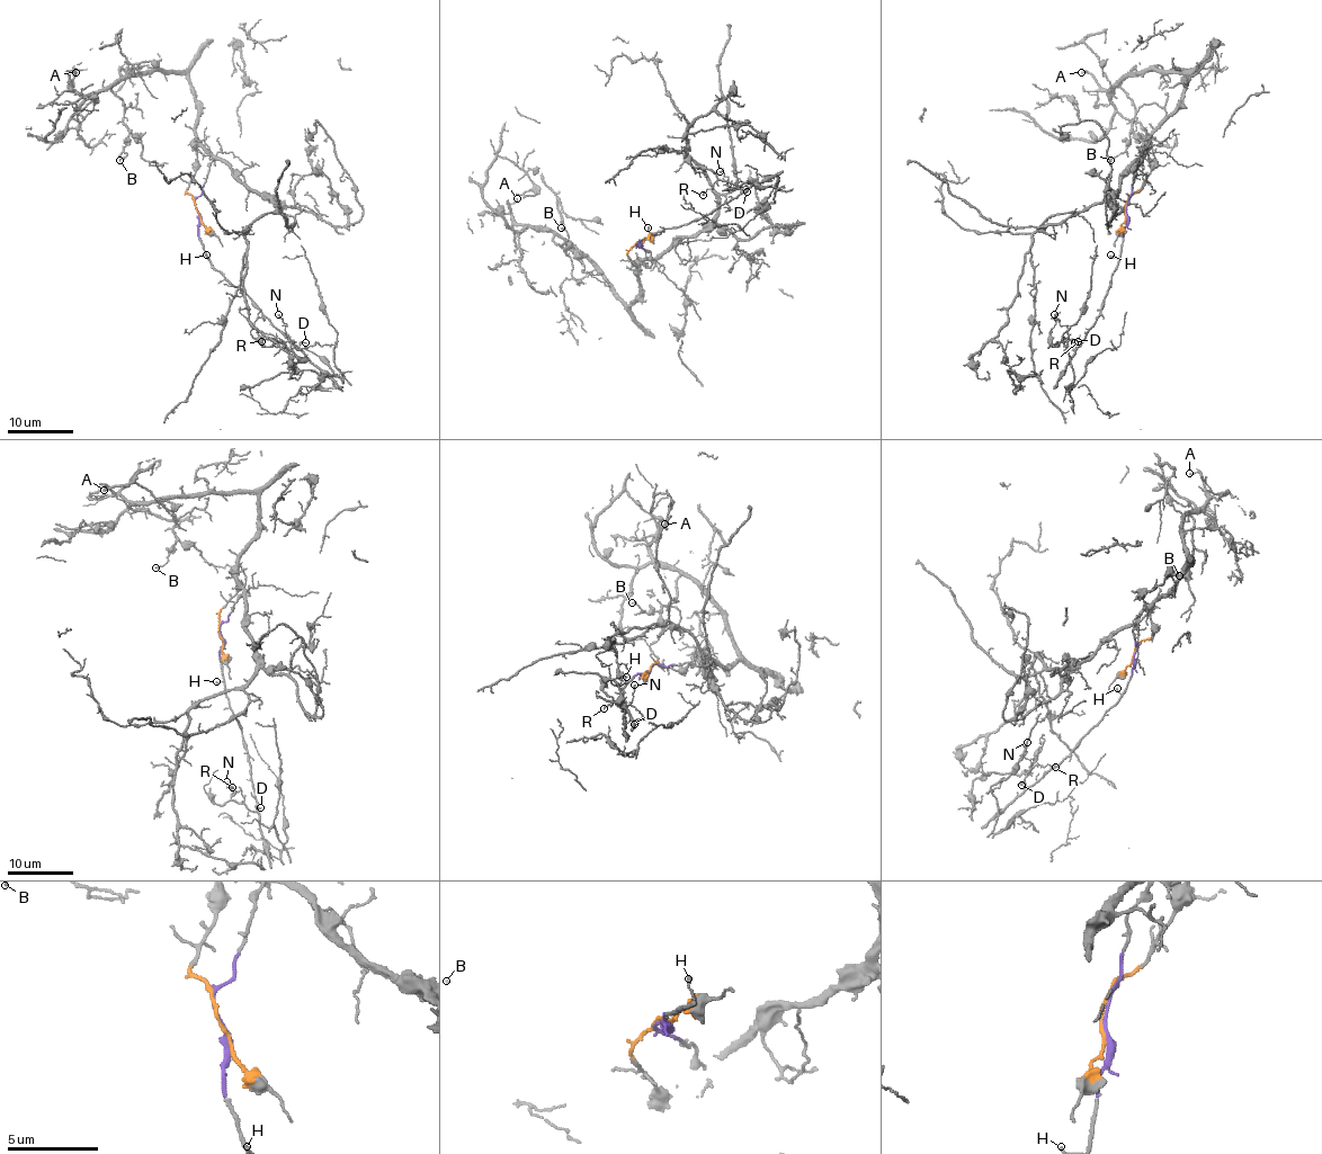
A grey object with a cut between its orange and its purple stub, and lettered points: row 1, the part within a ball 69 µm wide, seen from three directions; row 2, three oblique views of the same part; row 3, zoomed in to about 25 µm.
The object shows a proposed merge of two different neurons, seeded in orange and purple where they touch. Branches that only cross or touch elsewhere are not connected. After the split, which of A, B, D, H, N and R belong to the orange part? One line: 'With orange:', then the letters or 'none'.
With orange: A, B

